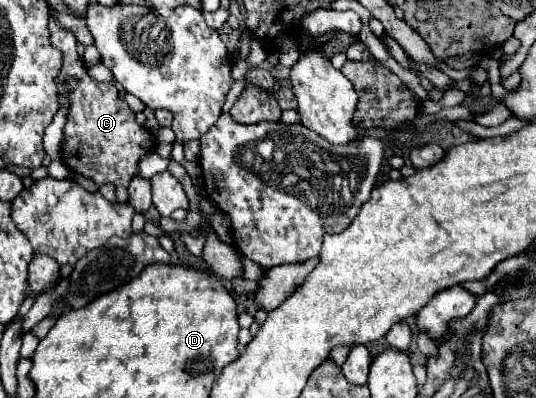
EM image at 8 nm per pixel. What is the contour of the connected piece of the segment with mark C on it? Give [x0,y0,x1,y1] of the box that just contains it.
[49,17,155,201]

